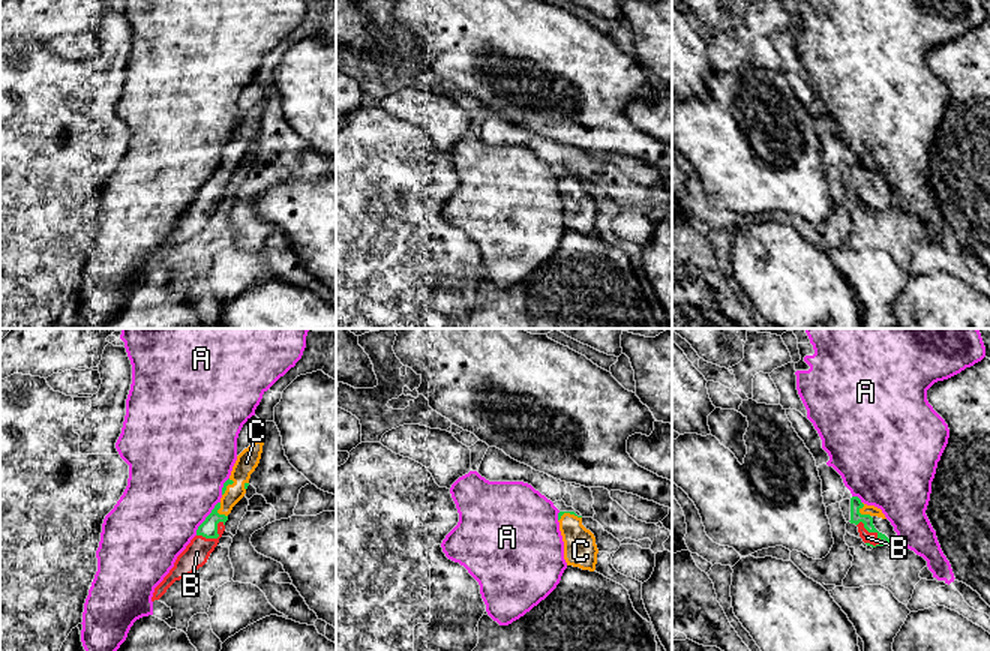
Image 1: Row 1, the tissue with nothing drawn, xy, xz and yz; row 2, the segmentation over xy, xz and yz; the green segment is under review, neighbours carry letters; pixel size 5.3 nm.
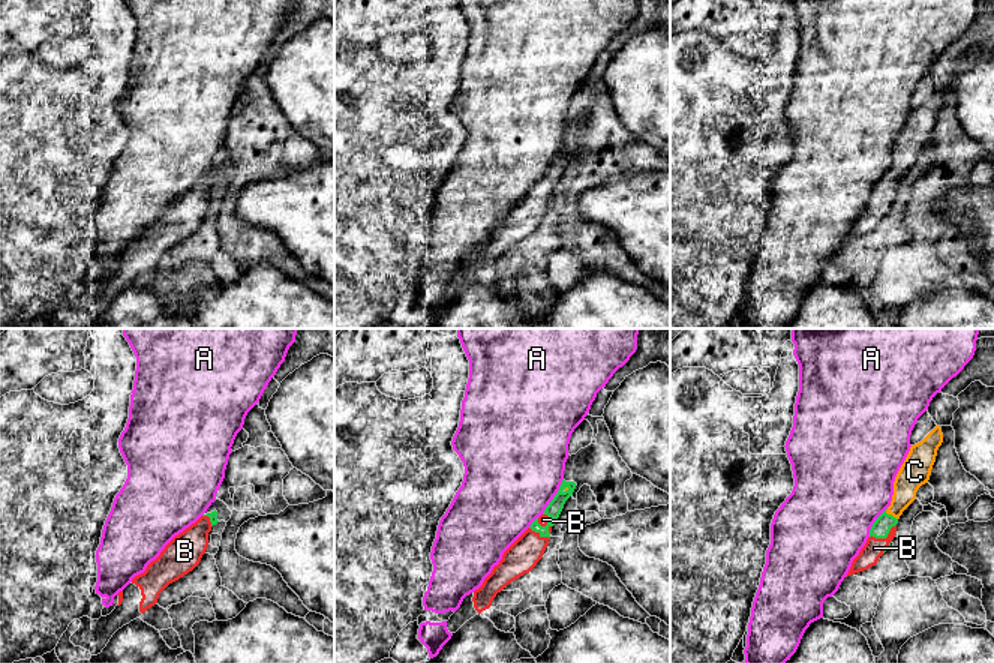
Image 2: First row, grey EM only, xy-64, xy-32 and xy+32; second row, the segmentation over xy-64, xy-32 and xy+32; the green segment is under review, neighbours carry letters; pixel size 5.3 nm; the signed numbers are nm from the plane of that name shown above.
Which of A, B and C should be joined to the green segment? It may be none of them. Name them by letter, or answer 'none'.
B, C

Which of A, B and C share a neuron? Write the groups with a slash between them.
A / B C

